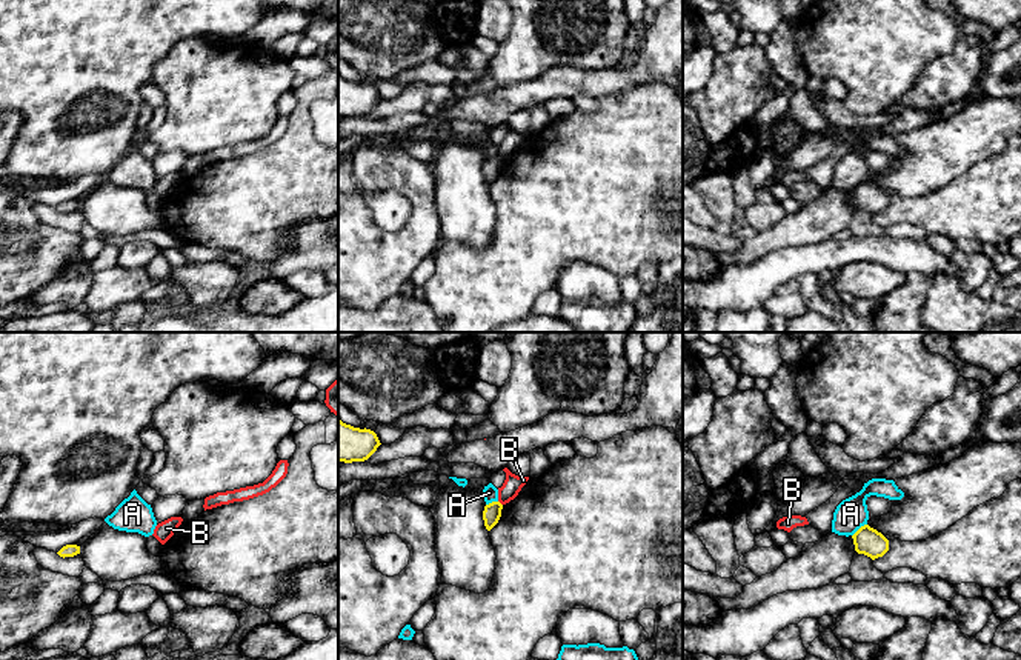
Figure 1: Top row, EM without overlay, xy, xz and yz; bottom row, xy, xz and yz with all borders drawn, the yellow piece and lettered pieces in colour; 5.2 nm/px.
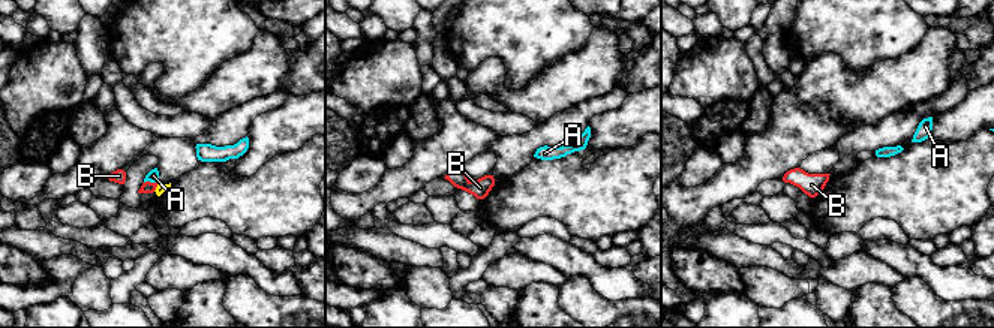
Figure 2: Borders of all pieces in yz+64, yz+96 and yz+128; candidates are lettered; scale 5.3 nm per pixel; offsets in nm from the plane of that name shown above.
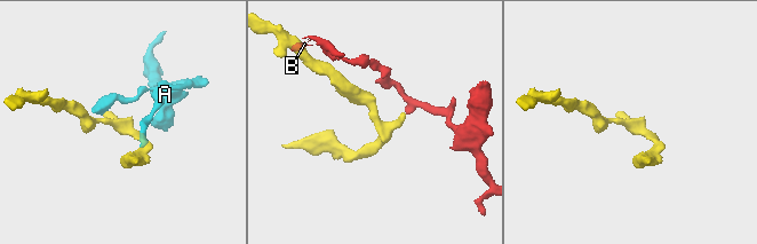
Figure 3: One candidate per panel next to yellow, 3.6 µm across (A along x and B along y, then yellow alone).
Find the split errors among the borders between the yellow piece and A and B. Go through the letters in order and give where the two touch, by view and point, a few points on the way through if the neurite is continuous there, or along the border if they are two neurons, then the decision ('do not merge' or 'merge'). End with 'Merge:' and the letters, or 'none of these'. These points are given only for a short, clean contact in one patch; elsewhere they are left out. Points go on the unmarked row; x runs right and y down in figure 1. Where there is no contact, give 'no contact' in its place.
A: contact yz (858, 185); do not merge
B: contact xz (500, 159); border xz (498, 156), (502, 160); do not merge
Merge: none of these

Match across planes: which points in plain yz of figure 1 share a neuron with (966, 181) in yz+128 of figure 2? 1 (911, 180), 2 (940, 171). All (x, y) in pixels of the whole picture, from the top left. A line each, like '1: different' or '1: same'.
1: different
2: different

